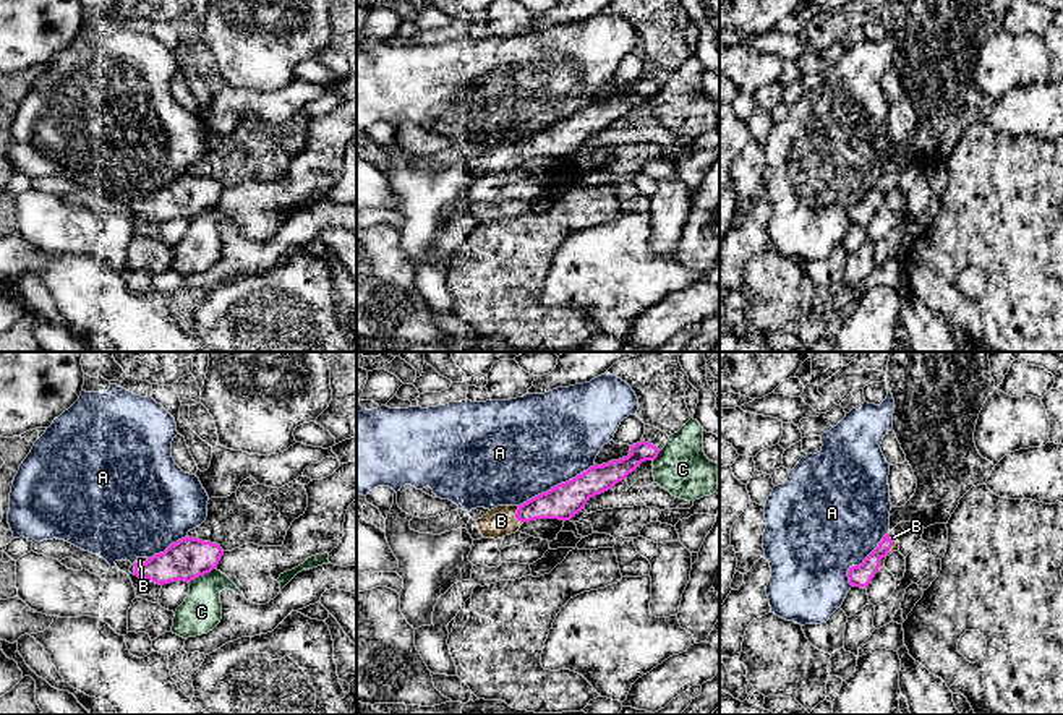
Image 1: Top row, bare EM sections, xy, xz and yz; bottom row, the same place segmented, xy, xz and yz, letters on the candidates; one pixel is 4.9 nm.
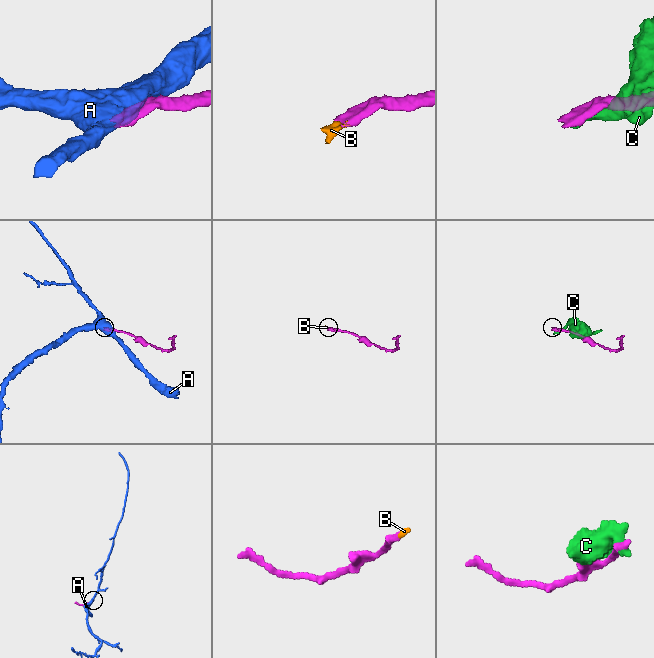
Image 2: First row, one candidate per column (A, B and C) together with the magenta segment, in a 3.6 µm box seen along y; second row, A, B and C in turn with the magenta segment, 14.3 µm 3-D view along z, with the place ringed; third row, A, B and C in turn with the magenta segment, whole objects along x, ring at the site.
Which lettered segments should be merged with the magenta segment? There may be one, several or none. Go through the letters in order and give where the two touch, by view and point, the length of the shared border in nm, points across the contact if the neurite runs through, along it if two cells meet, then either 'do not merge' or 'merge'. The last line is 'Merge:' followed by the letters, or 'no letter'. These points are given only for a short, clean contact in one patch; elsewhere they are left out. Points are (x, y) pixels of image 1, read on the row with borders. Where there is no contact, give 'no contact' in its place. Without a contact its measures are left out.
A: meets magenta in xz at (558, 485); contact 440 nm long; do not merge
B: meets magenta in xz at (516, 516); contact 90 nm long; runs through xz (563, 501), (533, 508), (516, 516), (501, 521); merge
C: meets magenta in xy at (201, 574); contact 150 nm long; do not merge
Merge: B

